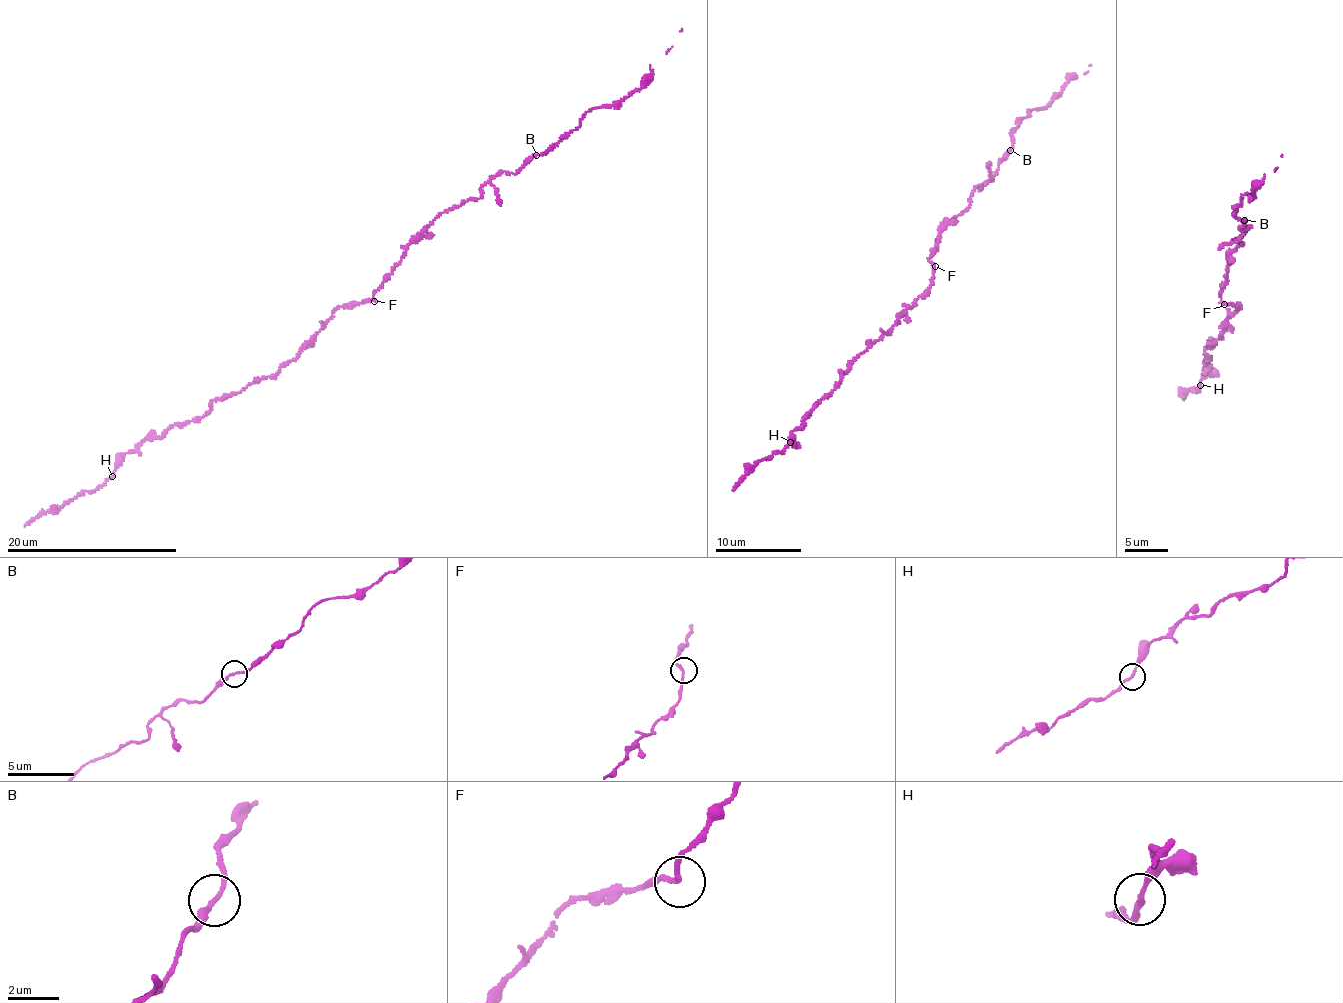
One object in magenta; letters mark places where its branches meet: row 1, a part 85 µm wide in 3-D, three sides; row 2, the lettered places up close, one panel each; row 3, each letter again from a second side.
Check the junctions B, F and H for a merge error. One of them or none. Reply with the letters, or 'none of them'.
none of them

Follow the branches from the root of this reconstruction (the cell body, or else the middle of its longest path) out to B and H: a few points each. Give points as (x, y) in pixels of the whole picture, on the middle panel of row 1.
B: (932, 265), (928, 261), (937, 250), (937, 236), (967, 211), (976, 188), (982, 190), (992, 179), (1009, 150)
H: (932, 265), (927, 290), (840, 371), (833, 390), (818, 400), (790, 442)

